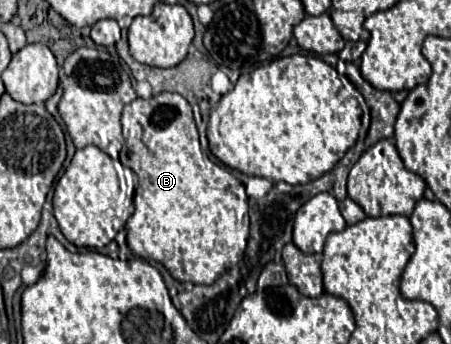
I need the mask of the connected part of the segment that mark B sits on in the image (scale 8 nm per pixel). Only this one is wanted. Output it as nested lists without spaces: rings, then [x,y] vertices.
[[[160,93],[160,95],[154,95],[150,99],[134,99],[132,103],[128,103],[122,111],[122,129],[124,129],[124,137],[126,137],[126,144],[123,146],[120,152],[120,161],[127,169],[132,170],[136,176],[134,185],[138,185],[136,189],[136,197],[134,197],[134,205],[136,205],[136,211],[134,215],[126,221],[126,233],[128,233],[128,247],[142,259],[154,259],[154,261],[160,261],[166,265],[166,269],[170,271],[170,275],[178,281],[192,281],[192,283],[200,283],[200,285],[212,285],[224,271],[228,271],[230,267],[234,267],[245,255],[247,242],[250,231],[250,218],[249,218],[249,206],[248,195],[244,191],[244,185],[226,169],[226,167],[220,167],[216,163],[212,163],[200,149],[200,141],[198,141],[198,129],[196,129],[196,123],[194,123],[194,115],[192,115],[192,107],[190,103],[178,95],[178,93]]]

